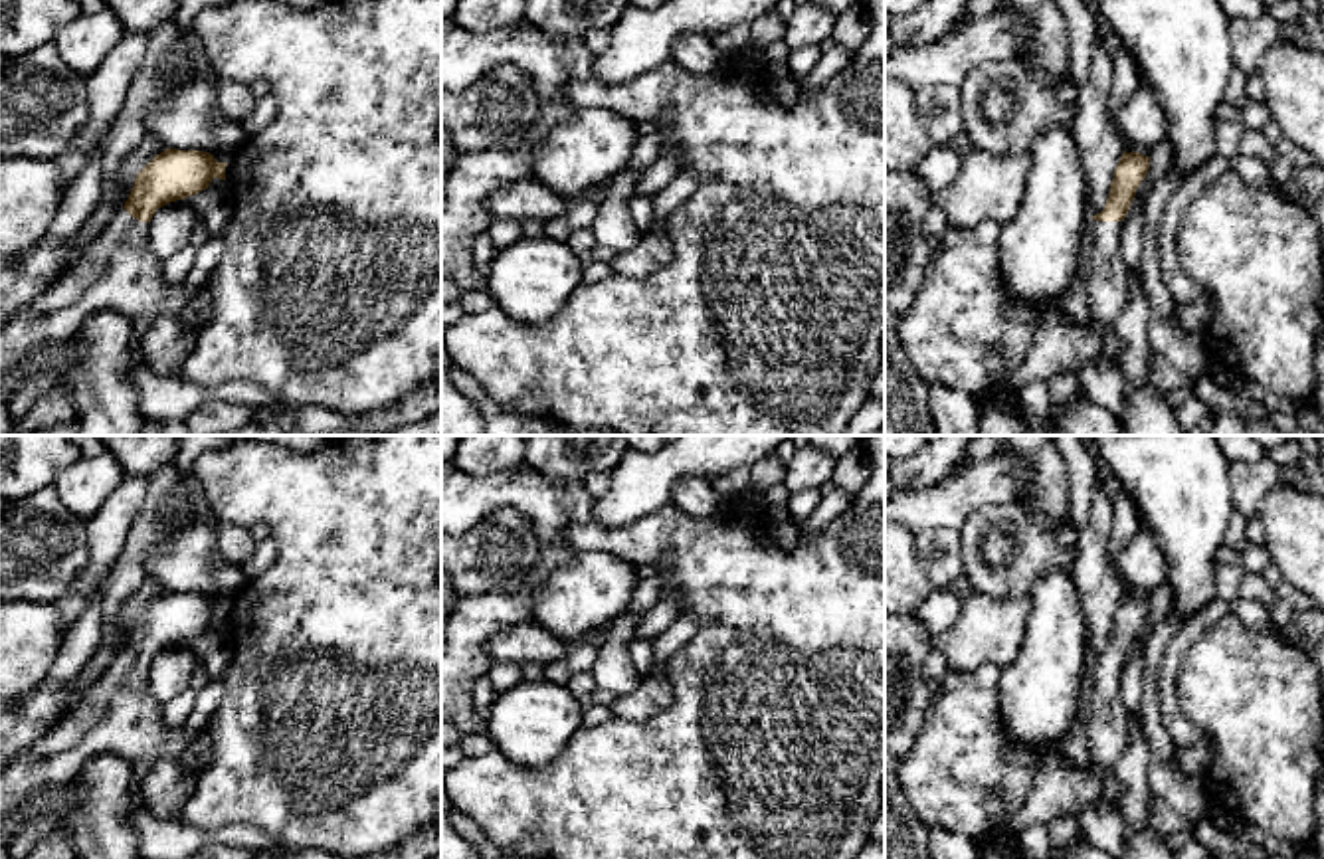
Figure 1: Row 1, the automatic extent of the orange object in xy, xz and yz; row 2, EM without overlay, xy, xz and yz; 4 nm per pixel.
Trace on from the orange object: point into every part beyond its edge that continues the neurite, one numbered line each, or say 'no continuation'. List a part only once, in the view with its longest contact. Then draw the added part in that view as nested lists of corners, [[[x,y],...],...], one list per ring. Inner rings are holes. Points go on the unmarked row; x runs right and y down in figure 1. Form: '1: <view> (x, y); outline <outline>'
1: yz (1107, 729); outline [[[1092,663],[1094,697],[1087,720],[1090,764],[1110,770],[1128,740],[1128,713],[1120,697],[1122,665]]]

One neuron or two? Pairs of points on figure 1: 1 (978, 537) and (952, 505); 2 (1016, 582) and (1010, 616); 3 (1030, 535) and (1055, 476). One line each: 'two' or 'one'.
1: two
2: two
3: two

